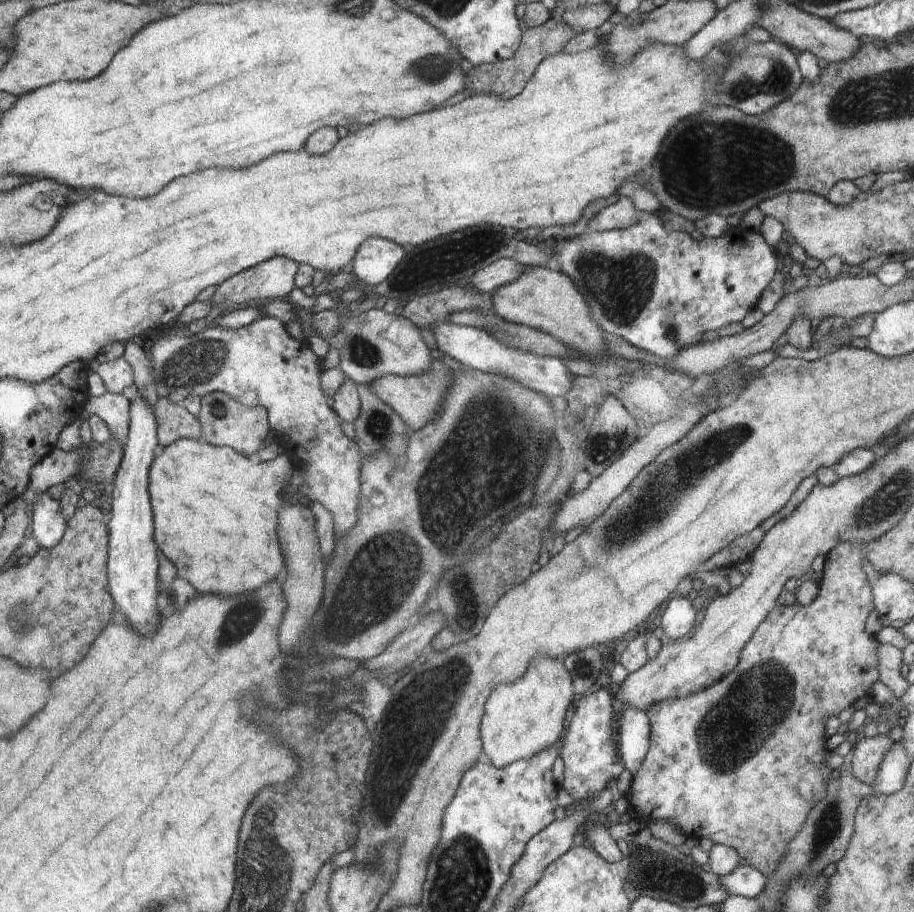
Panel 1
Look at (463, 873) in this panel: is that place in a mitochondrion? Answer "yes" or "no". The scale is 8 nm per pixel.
yes

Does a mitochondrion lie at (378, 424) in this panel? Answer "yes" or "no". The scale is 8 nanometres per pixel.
yes

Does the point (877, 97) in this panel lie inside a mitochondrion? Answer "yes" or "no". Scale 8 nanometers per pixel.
yes

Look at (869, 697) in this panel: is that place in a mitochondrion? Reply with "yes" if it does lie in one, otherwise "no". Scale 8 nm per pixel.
no

